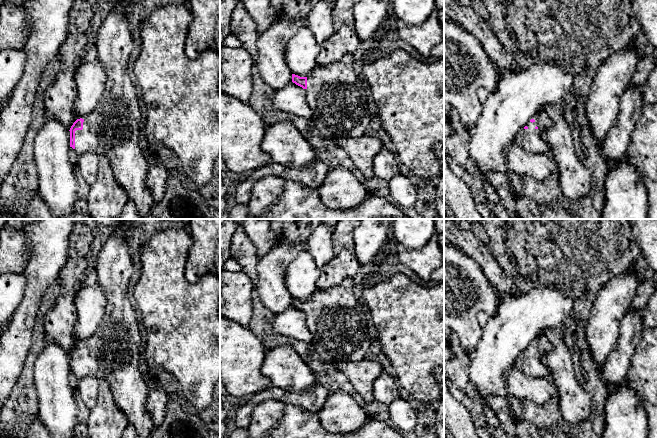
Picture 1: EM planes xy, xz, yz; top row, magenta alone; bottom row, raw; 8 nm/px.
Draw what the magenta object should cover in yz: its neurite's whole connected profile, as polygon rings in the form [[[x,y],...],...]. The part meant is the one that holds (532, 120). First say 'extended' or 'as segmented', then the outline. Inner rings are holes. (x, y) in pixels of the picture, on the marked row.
extended | [[[539,111],[524,128],[520,129],[514,142],[529,153],[550,153],[550,145],[543,139],[543,130],[552,124],[549,116]]]

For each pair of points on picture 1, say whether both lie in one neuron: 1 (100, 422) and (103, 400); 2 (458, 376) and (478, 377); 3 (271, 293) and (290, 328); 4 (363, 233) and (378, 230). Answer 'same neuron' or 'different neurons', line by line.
1: same neuron
2: different neurons
3: different neurons
4: same neuron

